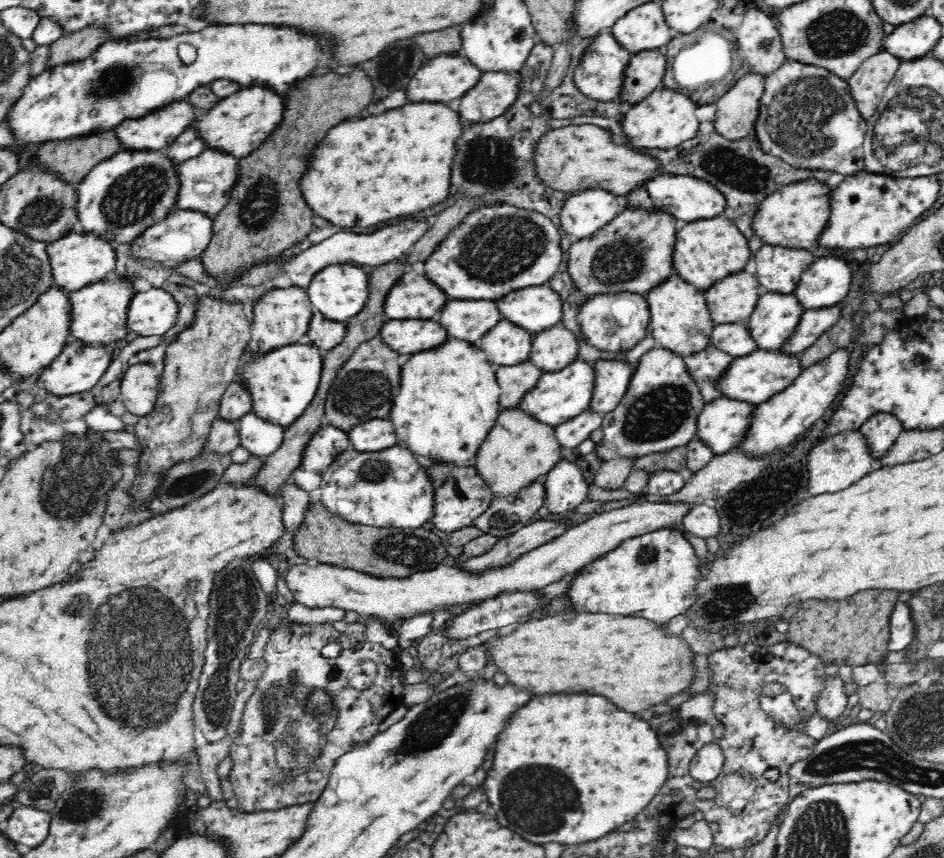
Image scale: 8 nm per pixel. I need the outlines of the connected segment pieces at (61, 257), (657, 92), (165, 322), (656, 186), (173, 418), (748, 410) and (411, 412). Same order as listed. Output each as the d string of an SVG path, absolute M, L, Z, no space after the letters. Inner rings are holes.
M92 231L70 232L56 242L48 243L48 253L52 261L54 286L64 287L68 292L80 290L83 286L102 281L114 274L118 264L118 251L114 243L92 233Z
M661 86L654 89L644 100L637 102L620 120L620 124L631 142L630 145L636 148L650 151L656 148L674 148L698 136L701 123L696 118L696 108L699 105L694 102L692 92L676 92Z
M164 287L137 291L128 306L128 328L140 336L166 334L178 322L180 307Z
M662 174L644 187L632 190L632 193L623 199L624 206L645 206L645 208L663 208L670 210L674 216L686 222L717 218L724 214L728 207L727 196L707 180L686 176L672 176ZM668 206L668 208L664 208Z
M204 298L198 304L196 322L176 336L176 340L166 348L164 368L161 374L158 396L152 407L152 412L140 417L134 424L134 436L138 438L138 462L134 464L134 478L126 490L127 496L131 498L131 510L147 508L151 510L152 502L158 500L158 490L172 466L188 462L196 458L208 442L208 432L212 424L220 415L220 402L228 385L235 379L241 367L241 358L247 353L250 342L251 323L245 317L244 306L241 304L228 304L213 298Z
M726 396L718 398L714 402L708 402L702 410L703 414L700 414L699 417L698 437L712 447L716 455L737 449L748 437L748 432L753 426L753 415L756 408L758 408L756 403Z
M452 338L452 342L446 342L436 350L414 354L404 366L404 386L390 414L396 428L396 438L400 442L406 442L416 454L438 464L448 464L450 468L472 460L484 444L488 432L494 428L496 418L502 410L502 389L496 380L496 368L497 365L490 364L480 348L458 338Z

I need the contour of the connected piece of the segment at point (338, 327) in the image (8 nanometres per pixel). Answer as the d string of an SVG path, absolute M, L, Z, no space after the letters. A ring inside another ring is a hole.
M314 310L305 341L320 347L324 356L329 350L338 346L346 338L346 334L348 334L346 321L328 319L320 311Z

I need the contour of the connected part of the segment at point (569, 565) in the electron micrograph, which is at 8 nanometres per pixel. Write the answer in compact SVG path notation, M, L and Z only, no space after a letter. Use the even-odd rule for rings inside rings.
M644 496L642 501L626 503L601 513L596 512L594 517L566 529L564 534L524 554L510 566L490 570L482 576L469 576L467 572L453 568L453 565L440 564L434 570L416 572L408 578L380 579L351 568L306 562L288 566L282 580L292 592L294 602L304 604L308 608L331 606L344 611L353 610L359 615L382 618L391 623L400 618L410 619L422 613L429 613L428 611L434 611L436 607L464 602L475 604L504 591L542 589L560 580L564 575L580 571L600 555L614 550L625 538L634 538L648 531L668 529L682 524L684 516L688 516L688 512L695 505L688 501L652 501L652 498Z

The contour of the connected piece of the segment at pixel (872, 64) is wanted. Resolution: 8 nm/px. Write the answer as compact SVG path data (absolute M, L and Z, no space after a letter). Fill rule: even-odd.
M881 50L864 59L859 69L848 79L852 96L866 120L878 108L902 61L898 55Z

